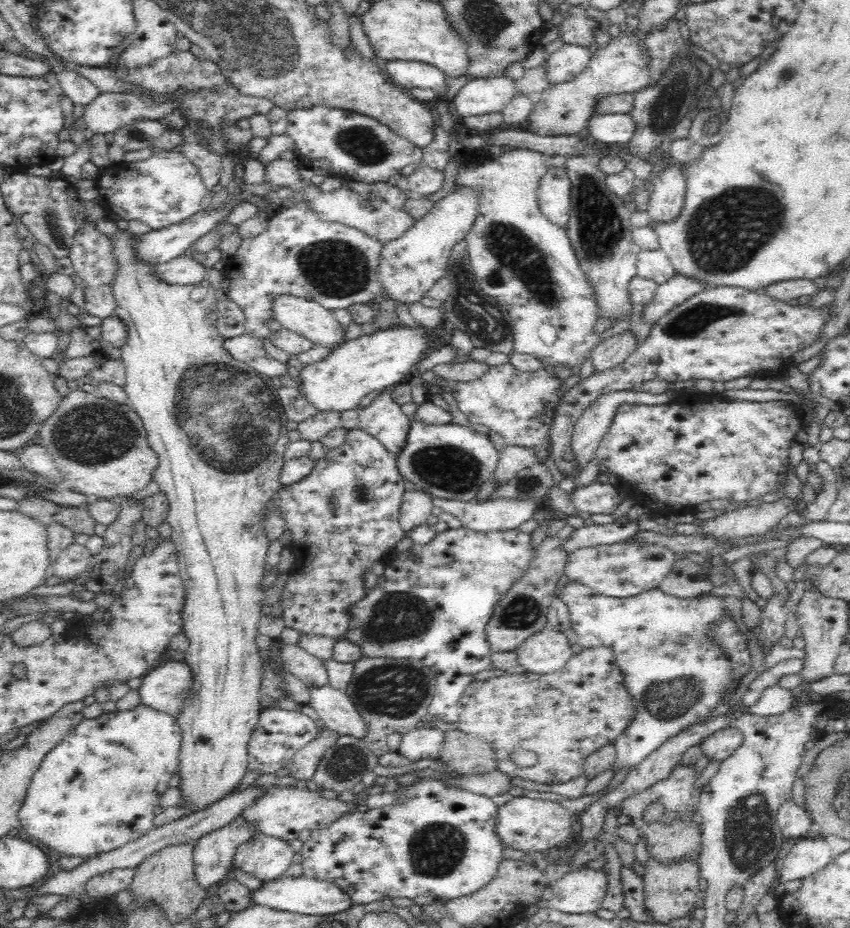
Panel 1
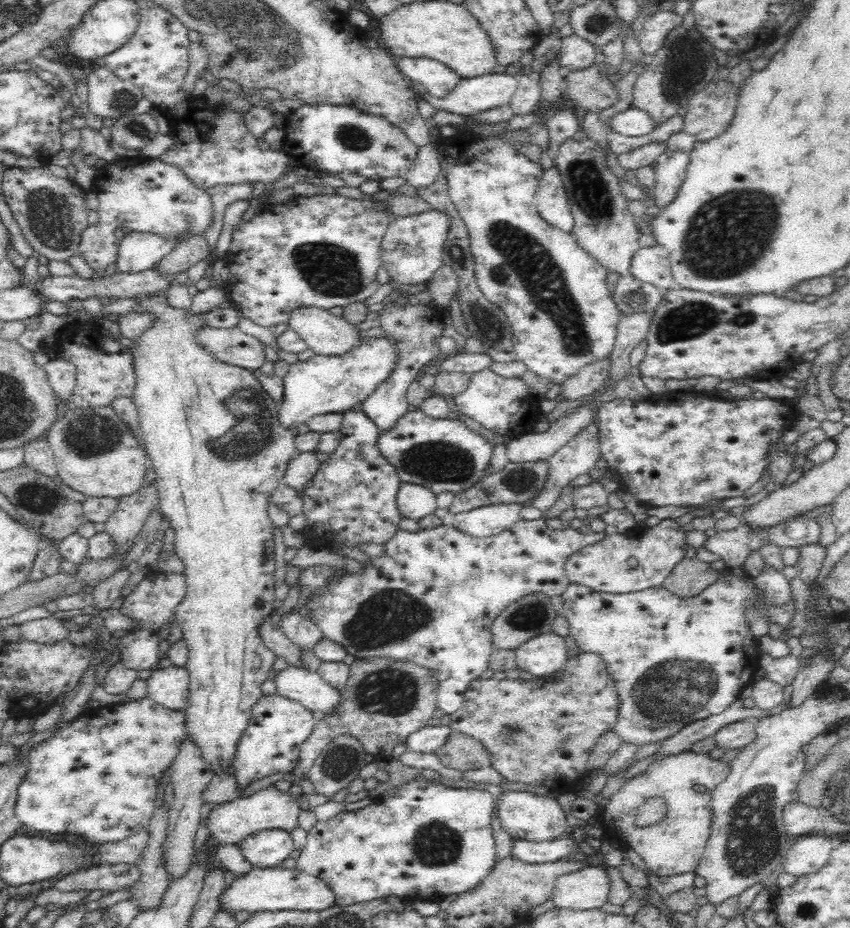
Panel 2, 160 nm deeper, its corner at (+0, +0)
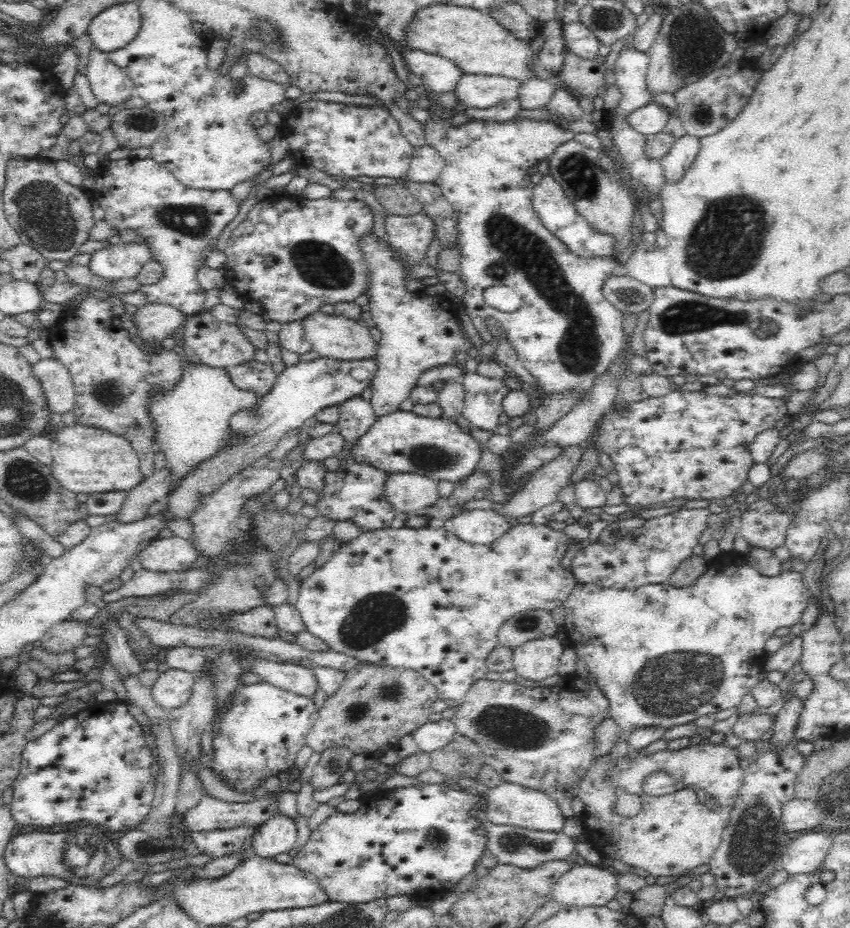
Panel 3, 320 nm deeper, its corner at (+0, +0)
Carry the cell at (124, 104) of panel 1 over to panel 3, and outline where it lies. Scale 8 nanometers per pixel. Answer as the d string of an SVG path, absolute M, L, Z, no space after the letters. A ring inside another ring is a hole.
M92 46L85 66L86 76L98 102L118 106L135 94L134 85L124 69L116 66L108 53Z

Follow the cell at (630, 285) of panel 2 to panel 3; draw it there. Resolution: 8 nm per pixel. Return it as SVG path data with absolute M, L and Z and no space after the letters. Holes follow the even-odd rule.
M612 275L602 282L601 290L618 311L641 313L654 301L653 289L628 275Z

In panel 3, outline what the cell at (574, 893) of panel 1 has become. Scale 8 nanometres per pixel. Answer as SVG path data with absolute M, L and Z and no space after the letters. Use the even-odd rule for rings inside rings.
M571 865L551 888L550 895L564 907L604 906L619 891L617 875L602 865Z

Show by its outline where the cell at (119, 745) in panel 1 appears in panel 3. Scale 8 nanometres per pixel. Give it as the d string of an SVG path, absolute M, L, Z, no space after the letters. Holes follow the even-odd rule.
M121 701L93 702L87 709L62 719L42 736L24 747L21 768L13 784L11 815L17 824L46 828L52 824L70 824L86 820L110 832L134 828L150 812L155 793L155 776L150 773L153 757L140 735L142 728Z

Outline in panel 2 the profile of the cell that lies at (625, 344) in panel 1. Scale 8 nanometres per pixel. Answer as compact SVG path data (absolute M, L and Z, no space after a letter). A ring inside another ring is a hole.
M610 358L596 361L581 368L574 376L567 378L560 386L561 399L578 400L583 396L592 395L595 390L602 386L604 378L608 376Z

